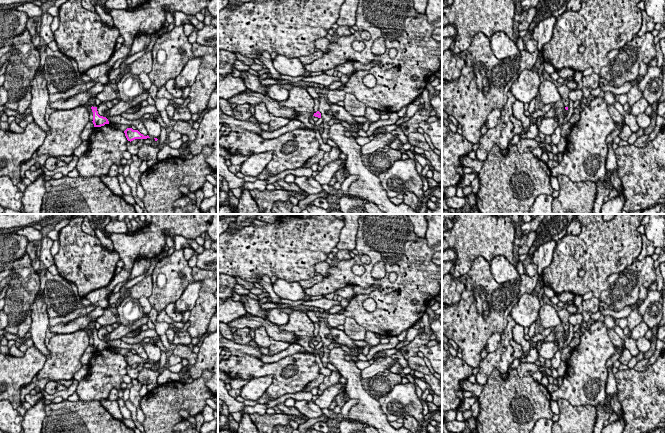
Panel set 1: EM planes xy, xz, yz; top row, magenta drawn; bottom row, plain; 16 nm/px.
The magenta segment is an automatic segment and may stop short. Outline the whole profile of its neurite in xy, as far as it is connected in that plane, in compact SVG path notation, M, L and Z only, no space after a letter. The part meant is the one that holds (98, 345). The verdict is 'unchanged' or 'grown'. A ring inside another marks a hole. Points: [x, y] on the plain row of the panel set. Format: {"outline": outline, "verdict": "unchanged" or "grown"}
{"outline": "M95 307L93 311L91 311L88 315L86 315L90 318L90 322L85 330L87 330L88 332L90 331L92 333L93 336L92 346L94 348L94 351L101 351L104 350L105 348L109 348L109 345L106 341L100 340L98 338L97 329L95 327L96 319L99 316L103 315L104 310L105 309L102 307Z", "verdict": "grown"}

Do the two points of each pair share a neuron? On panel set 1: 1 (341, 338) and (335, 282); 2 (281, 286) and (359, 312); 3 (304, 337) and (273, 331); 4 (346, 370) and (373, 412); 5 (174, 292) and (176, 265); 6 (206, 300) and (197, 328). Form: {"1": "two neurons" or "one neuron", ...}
{"1": "two neurons", "2": "two neurons", "3": "two neurons", "4": "one neuron", "5": "one neuron", "6": "one neuron"}

